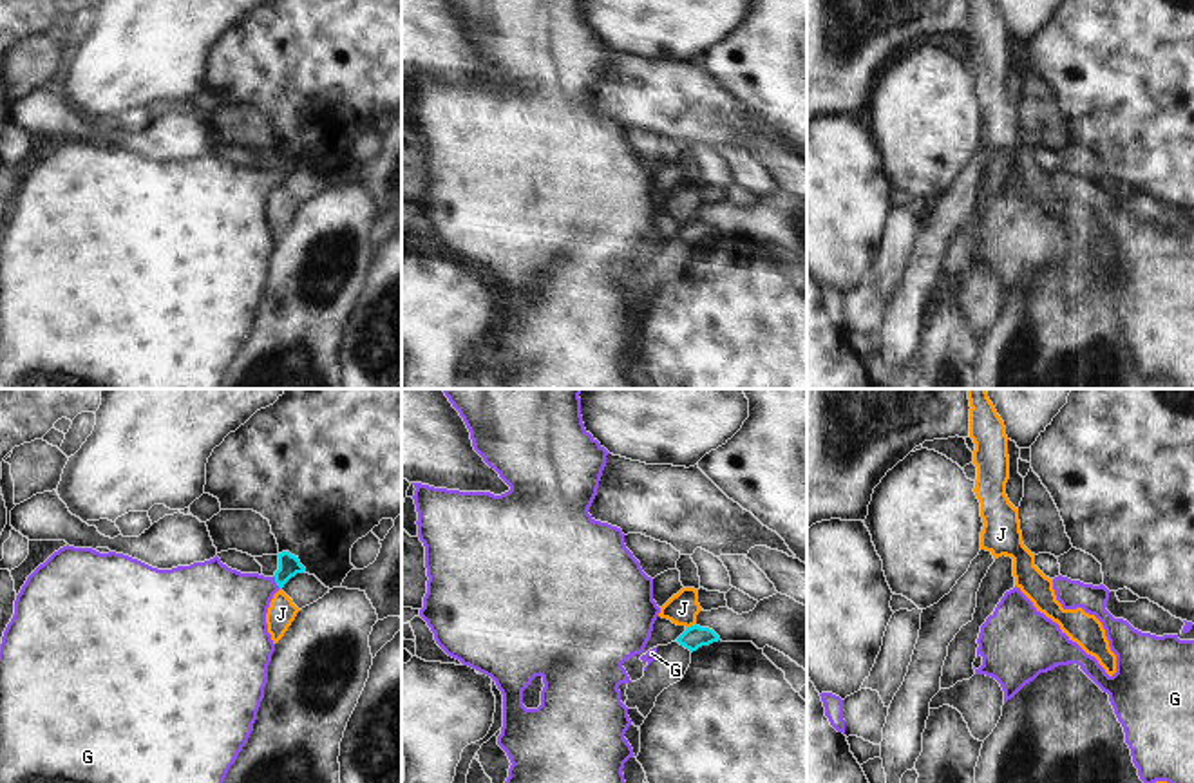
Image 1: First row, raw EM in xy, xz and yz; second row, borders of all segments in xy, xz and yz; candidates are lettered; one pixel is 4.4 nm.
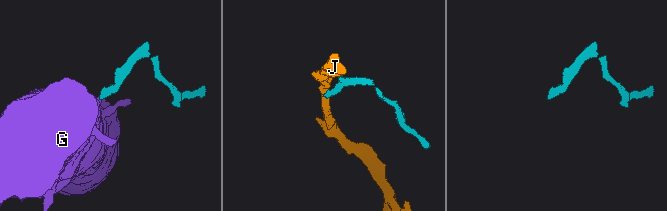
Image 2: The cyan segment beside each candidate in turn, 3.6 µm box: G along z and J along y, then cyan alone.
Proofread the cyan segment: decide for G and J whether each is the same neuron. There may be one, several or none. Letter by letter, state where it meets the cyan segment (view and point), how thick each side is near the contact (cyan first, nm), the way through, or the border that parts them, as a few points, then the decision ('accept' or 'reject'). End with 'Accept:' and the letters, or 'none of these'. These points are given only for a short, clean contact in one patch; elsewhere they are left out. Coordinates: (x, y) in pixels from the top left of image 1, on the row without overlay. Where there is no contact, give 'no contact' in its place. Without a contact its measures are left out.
G: meets cyan in xy at (275, 176); 100 nm thick on the cyan side, 340 nm on the other; runs through xy (288, 160), (275, 176), (227, 203); accept
J: meets cyan in xz at (691, 221); 100 nm thick on the cyan side, 140 nm on the other; border along xz (695, 217), (686, 225); reject
Accept: G

